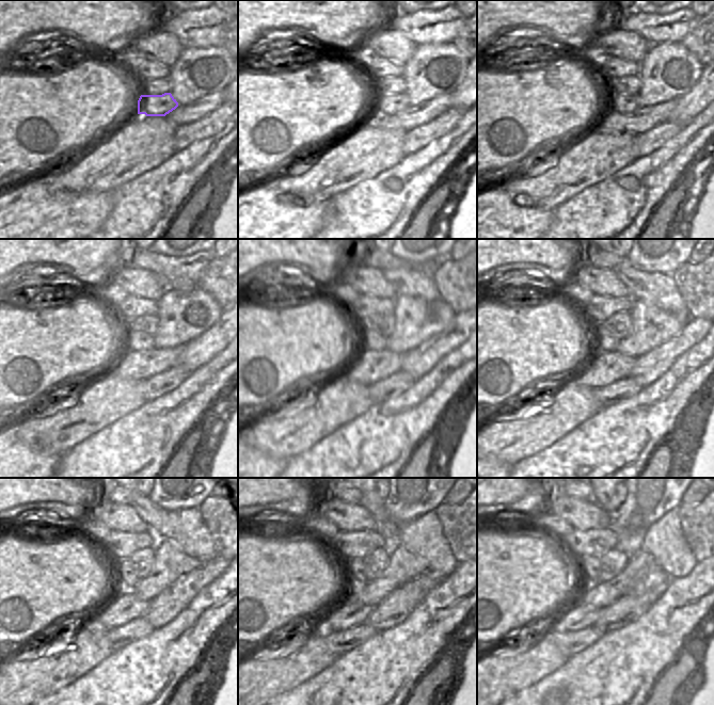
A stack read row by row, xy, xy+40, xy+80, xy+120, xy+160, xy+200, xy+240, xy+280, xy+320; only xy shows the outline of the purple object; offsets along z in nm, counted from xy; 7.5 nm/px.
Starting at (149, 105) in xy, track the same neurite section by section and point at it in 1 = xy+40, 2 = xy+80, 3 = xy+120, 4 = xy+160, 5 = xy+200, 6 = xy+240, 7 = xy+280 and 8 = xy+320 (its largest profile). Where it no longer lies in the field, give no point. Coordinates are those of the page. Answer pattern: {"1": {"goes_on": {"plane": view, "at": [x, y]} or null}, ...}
{"1": {"goes_on": {"plane": "xy+40", "at": [384, 103]}}, "2": {"goes_on": {"plane": "xy+80", "at": [614, 101]}}, "3": {"goes_on": {"plane": "xy+120", "at": [133, 340]}}, "4": {"goes_on": {"plane": "xy+160", "at": [369, 339]}}, "5": {"goes_on": {"plane": "xy+200", "at": [606, 341]}}, "6": {"goes_on": {"plane": "xy+240", "at": [123, 577]}}, "7": {"goes_on": {"plane": "xy+280", "at": [353, 567]}}, "8": {"goes_on": {"plane": "xy+320", "at": [589, 565]}}}

